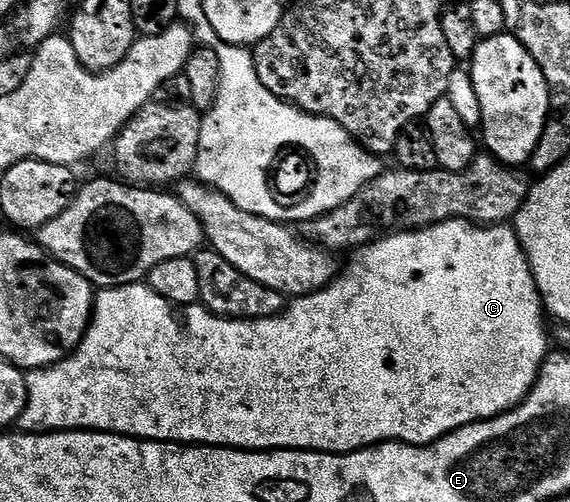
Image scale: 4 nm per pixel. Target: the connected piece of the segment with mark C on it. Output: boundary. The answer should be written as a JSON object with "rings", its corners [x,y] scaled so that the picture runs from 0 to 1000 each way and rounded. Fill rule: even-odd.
{"rings":[[[782,438],[767,454],[765,470],[756,454],[700,458],[632,492],[621,504],[623,520],[611,530],[609,544],[605,534],[574,572],[540,590],[516,592],[491,627],[465,629],[460,637],[382,629],[354,604],[316,610],[272,582],[256,562],[179,576],[167,592],[160,643],[153,647],[153,663],[137,695],[104,725],[63,733],[47,749],[47,813],[32,851],[42,861],[165,853],[168,861],[212,861],[244,876],[296,876],[311,884],[423,892],[442,900],[521,892],[526,900],[605,902],[688,880],[754,888],[819,845],[863,837],[882,821],[895,821],[925,797],[961,715],[960,653],[953,647],[956,600],[932,542],[925,502],[902,452],[888,444],[849,450],[823,438],[802,438],[796,446]],[[789,454],[805,460],[791,470],[791,502],[735,502],[735,486],[756,486],[761,478],[781,484],[784,470],[777,462]]]}

